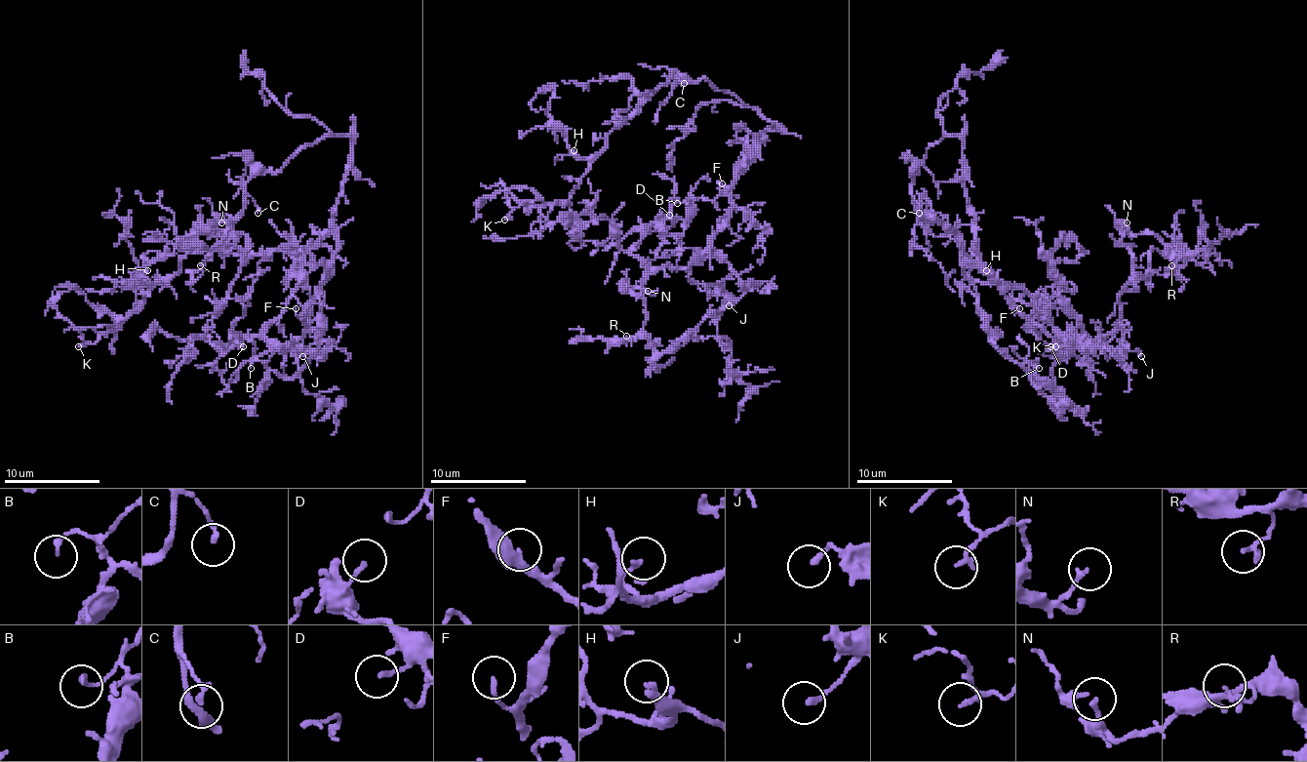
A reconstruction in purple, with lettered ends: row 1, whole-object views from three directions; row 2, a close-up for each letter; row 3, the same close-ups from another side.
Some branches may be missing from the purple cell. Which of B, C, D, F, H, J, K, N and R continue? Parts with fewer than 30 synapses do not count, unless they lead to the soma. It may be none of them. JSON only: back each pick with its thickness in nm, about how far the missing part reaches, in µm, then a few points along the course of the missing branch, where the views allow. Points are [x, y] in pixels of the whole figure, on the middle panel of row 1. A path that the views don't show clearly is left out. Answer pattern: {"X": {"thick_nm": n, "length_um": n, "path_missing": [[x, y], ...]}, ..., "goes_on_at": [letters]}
{"goes_on_at": []}

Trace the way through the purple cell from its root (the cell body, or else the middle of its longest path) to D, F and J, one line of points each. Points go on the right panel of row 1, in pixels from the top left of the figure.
D: (967, 196), (974, 218), (978, 265), (1021, 313), (1052, 337), (1086, 348), (1084, 356), (1069, 340), (1050, 346)
F: (967, 196), (974, 218), (978, 265), (1026, 318), (1019, 313), (1019, 308)
J: (967, 196), (978, 265), (1021, 313), (1052, 337), (1077, 346), (1107, 348), (1115, 356), (1138, 351), (1141, 356)

